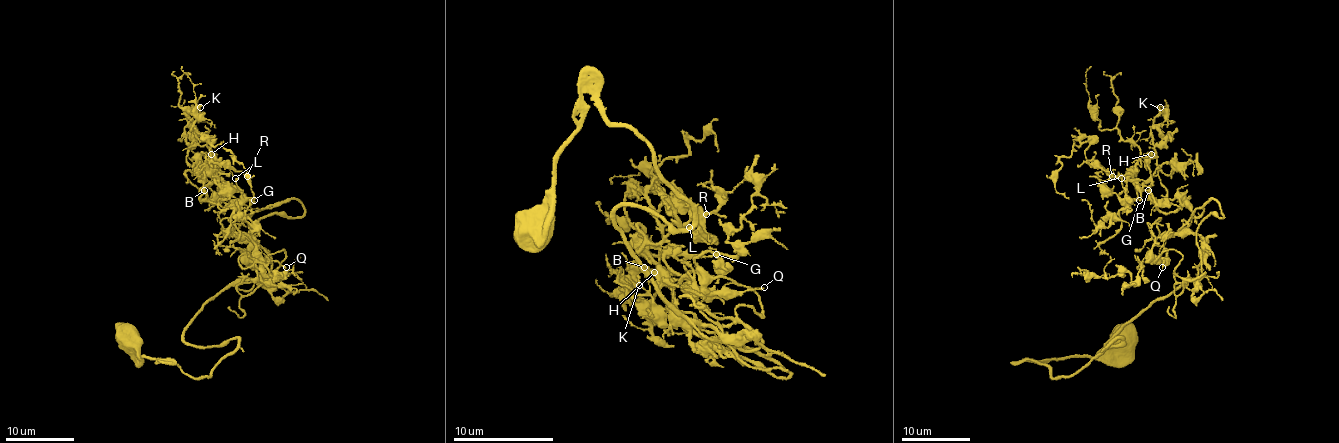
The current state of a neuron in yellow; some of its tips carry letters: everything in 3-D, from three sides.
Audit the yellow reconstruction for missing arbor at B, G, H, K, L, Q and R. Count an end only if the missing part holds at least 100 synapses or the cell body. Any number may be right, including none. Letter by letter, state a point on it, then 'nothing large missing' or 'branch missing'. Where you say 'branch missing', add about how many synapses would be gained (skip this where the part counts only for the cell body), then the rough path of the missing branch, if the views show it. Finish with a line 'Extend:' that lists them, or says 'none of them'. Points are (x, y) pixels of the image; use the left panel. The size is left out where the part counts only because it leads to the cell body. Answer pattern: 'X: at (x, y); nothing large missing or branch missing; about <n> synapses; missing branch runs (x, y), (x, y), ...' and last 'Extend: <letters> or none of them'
B: at (204, 190); nothing large missing
G: at (254, 200); nothing large missing
H: at (211, 154); nothing large missing
K: at (200, 107); nothing large missing
L: at (235, 178); nothing large missing
Q: at (286, 267); nothing large missing
R: at (247, 176); nothing large missing
Extend: none of them

